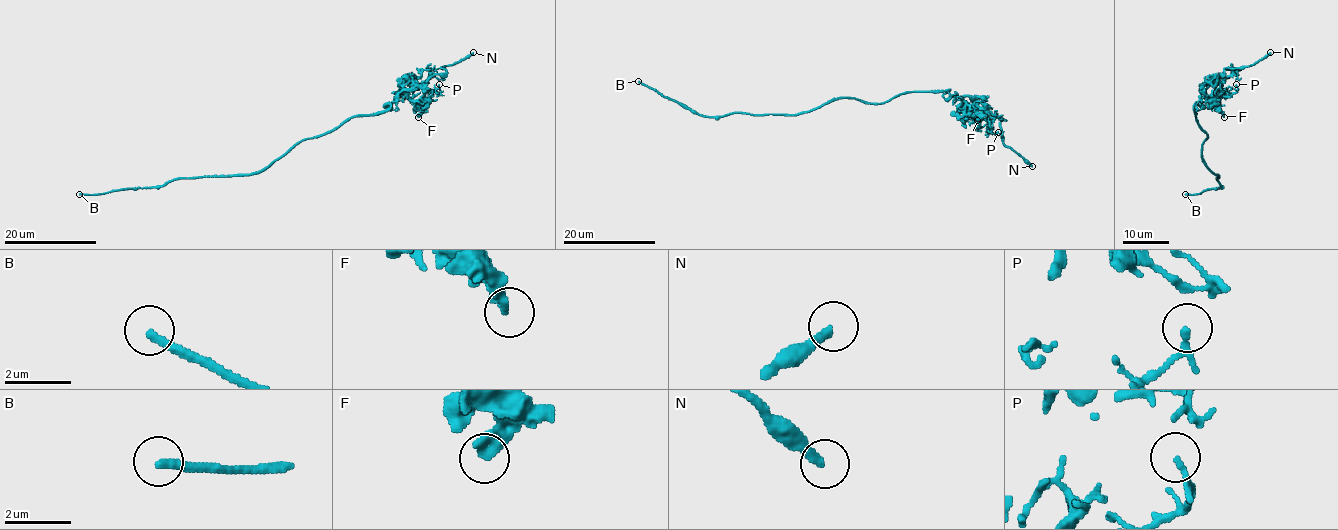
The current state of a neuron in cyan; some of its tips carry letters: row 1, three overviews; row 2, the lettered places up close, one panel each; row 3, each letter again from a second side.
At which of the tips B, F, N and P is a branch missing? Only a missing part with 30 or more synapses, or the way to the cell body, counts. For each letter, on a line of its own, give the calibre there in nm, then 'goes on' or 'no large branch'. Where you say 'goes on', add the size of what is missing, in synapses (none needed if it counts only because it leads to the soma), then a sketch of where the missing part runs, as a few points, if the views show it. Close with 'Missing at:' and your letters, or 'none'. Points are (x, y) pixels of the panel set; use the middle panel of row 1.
B: 260 nm thick; no large branch
F: 360 nm thick; no large branch
N: 300 nm thick; goes on; about 110 synapses; missing branch runs (1032, 166), (1033, 177), (1038, 183), (1046, 174), (1046, 164), (1049, 160)
P: 110 nm thick; no large branch
Missing at: N

